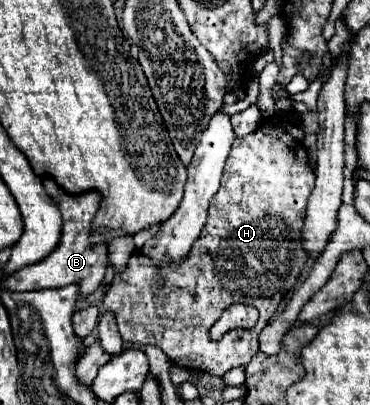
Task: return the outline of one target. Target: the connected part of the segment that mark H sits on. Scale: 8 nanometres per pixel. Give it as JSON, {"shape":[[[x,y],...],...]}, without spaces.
{"shape":[[[275,119],[265,121],[247,137],[237,137],[227,157],[221,187],[211,199],[207,225],[203,227],[201,237],[195,241],[189,257],[179,265],[173,263],[157,269],[149,257],[137,255],[131,257],[127,269],[113,279],[103,305],[115,313],[123,341],[137,347],[155,345],[175,365],[189,371],[205,371],[213,377],[221,377],[221,369],[247,365],[251,359],[213,359],[215,343],[211,343],[209,329],[225,307],[233,303],[247,303],[259,309],[261,317],[255,329],[261,331],[263,325],[267,325],[275,315],[283,297],[297,285],[299,273],[307,261],[307,253],[301,245],[301,227],[313,183],[315,173],[309,167],[307,151],[297,139],[287,135],[283,125],[275,123]]]}

